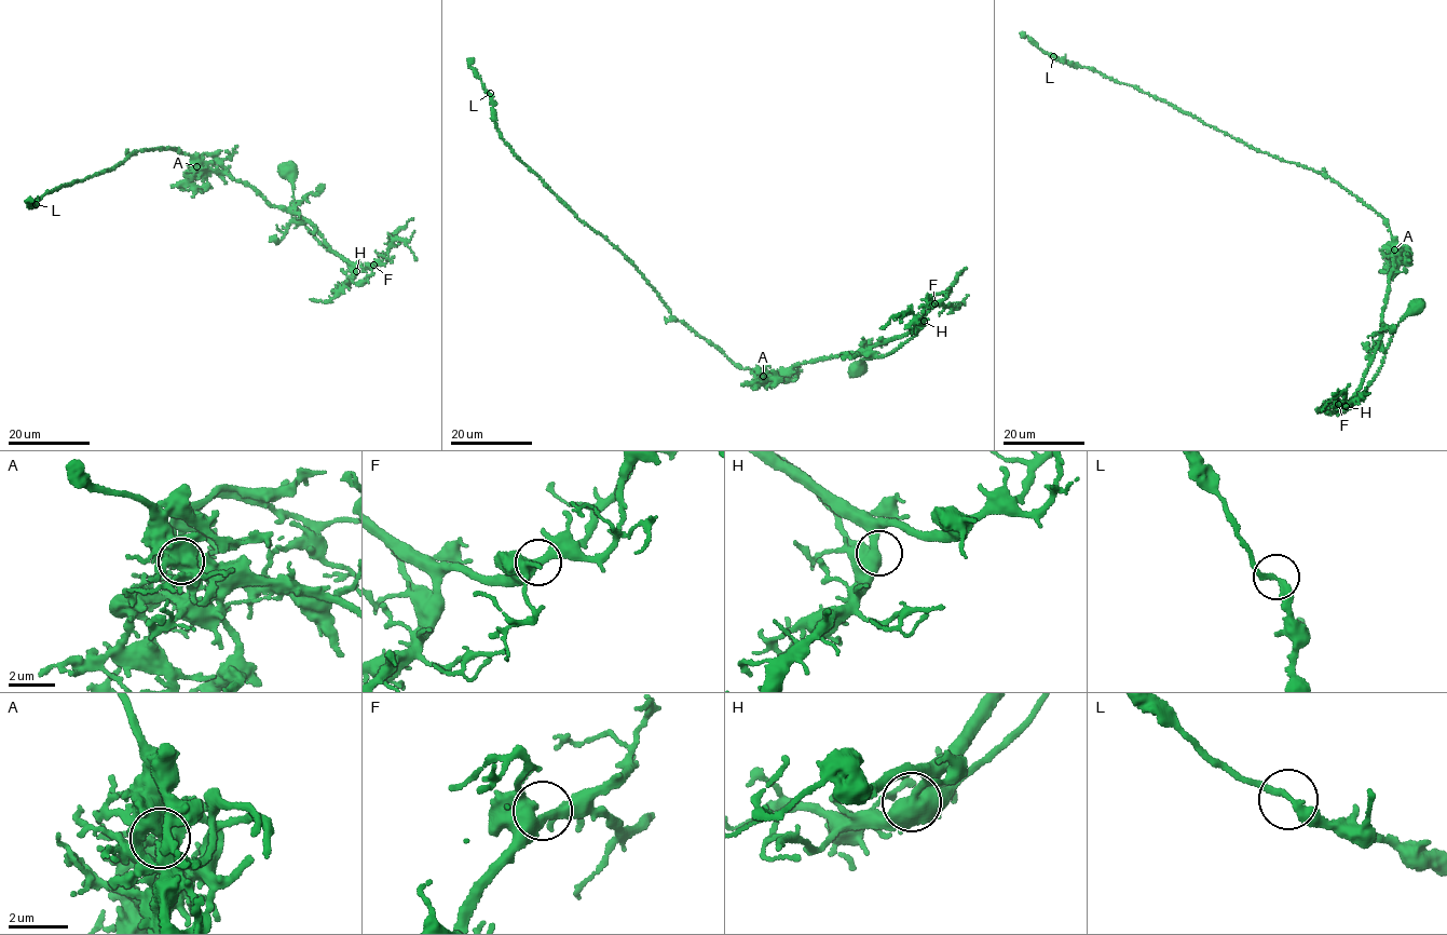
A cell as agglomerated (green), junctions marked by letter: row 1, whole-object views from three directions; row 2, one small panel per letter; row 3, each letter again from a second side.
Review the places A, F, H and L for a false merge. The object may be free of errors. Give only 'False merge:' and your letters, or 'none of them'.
False merge: none of them

